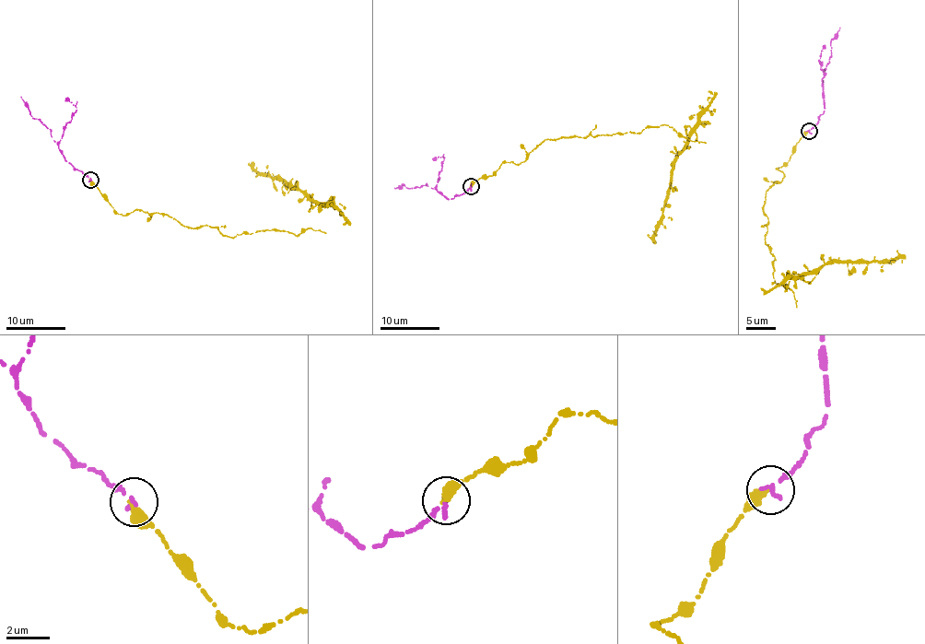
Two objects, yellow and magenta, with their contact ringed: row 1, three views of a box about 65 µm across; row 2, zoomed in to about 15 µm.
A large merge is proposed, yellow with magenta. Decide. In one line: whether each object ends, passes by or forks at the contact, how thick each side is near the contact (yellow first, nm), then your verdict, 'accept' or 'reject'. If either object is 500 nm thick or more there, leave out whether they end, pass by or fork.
yellow ends | magenta ends | 360/280 nm | accept

